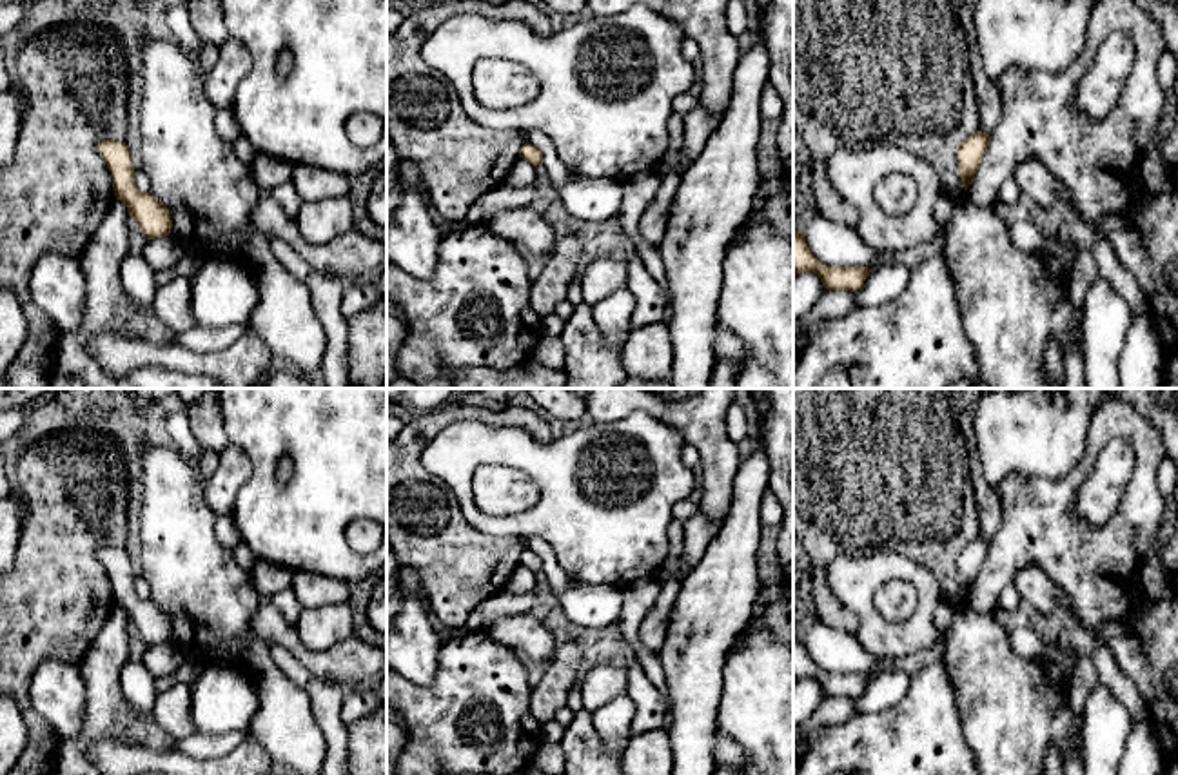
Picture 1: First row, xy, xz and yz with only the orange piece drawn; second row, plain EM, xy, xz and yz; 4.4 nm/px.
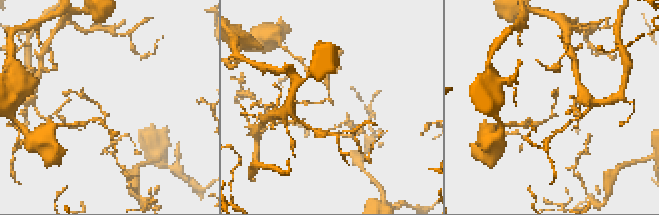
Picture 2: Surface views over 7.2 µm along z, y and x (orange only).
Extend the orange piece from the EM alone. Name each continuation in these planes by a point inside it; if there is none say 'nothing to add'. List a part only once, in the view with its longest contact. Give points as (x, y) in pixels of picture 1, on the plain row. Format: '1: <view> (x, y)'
nothing to add

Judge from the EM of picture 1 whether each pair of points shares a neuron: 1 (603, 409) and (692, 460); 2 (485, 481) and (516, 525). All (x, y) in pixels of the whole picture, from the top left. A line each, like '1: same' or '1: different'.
1: different
2: different

